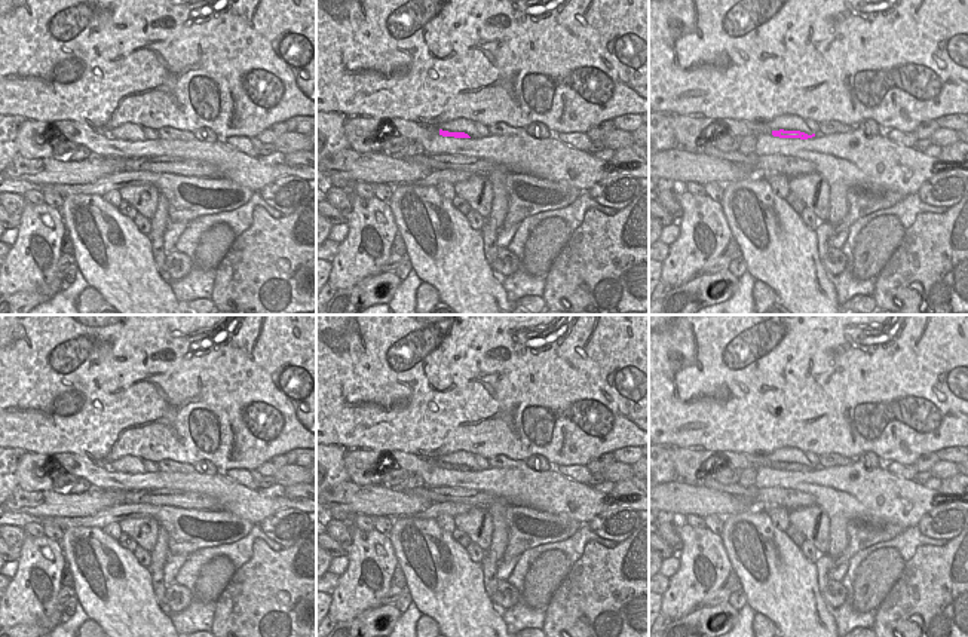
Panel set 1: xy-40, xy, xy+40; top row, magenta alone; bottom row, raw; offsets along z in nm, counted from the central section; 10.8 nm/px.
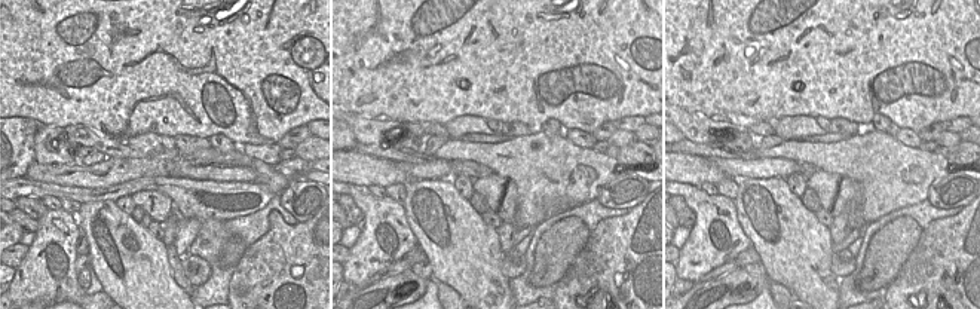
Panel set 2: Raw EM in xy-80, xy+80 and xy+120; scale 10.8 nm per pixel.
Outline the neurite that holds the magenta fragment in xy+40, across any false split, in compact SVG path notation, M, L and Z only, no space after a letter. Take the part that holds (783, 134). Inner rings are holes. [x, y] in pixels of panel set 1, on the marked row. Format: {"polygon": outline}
{"polygon": "M748 123L748 125L750 125L754 135L769 134L769 135L779 137L779 138L800 138L800 140L808 140L808 138L815 137L815 134L808 135L808 134L800 132L800 131L784 131L784 129L772 131L768 126L768 123Z"}

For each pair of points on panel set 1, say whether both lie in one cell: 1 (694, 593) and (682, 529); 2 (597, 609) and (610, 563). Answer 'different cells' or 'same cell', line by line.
1: same cell
2: same cell

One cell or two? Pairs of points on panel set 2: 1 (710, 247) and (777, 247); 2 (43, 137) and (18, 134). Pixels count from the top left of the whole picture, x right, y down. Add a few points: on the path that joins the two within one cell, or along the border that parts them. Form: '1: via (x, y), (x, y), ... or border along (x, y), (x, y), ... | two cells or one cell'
1: border along (735, 213), (741, 231), (752, 244) | two cells
2: border along (39, 125), (34, 134), (34, 159) | two cells

